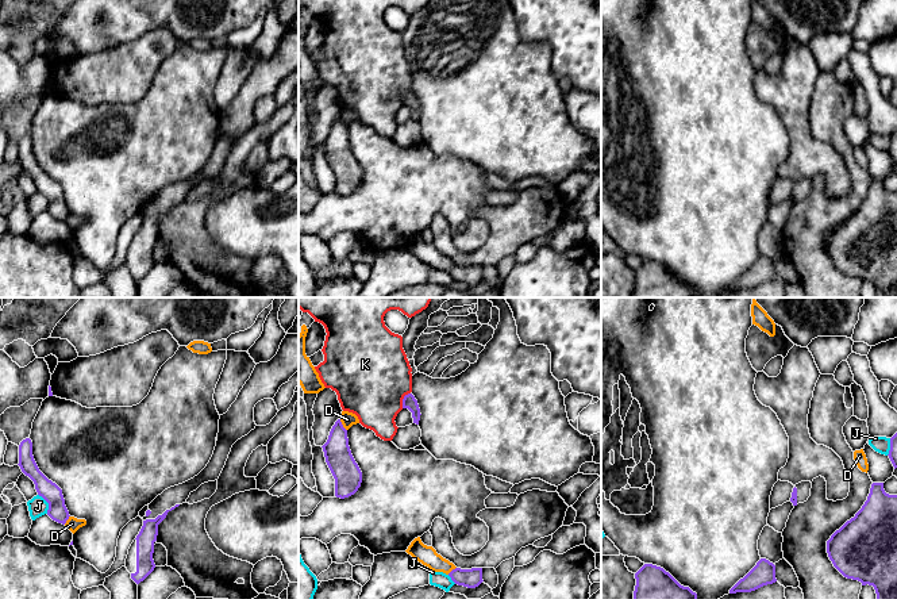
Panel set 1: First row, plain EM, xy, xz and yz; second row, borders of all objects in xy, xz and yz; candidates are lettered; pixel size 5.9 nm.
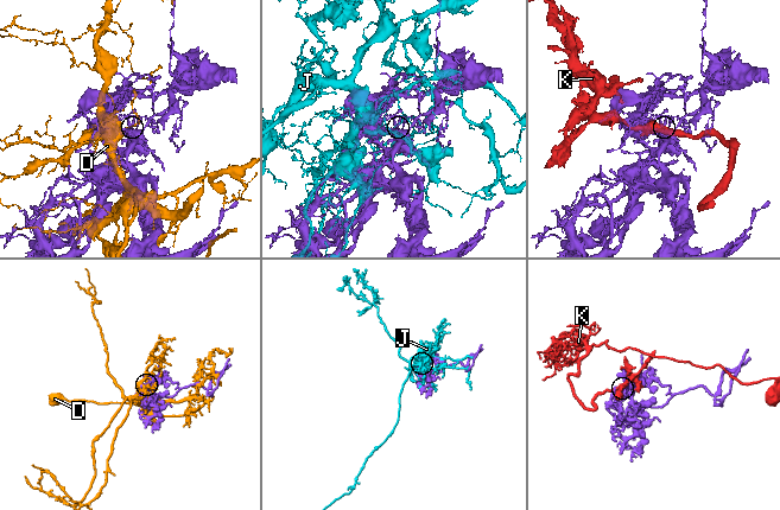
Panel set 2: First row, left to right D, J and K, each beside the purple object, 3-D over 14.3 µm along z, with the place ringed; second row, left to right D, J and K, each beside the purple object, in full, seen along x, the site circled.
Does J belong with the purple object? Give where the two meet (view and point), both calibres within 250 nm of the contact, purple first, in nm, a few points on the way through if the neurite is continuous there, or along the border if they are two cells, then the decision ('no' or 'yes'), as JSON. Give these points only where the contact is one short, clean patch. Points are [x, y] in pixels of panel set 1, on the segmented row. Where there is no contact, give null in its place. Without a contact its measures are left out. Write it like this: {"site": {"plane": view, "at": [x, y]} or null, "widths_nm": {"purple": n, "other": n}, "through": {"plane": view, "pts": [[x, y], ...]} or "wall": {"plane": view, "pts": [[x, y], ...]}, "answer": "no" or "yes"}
{"site": {"plane": "xy", "at": [47, 502]}, "widths_nm": {"purple": 110, "other": 110}, "answer": "no"}

